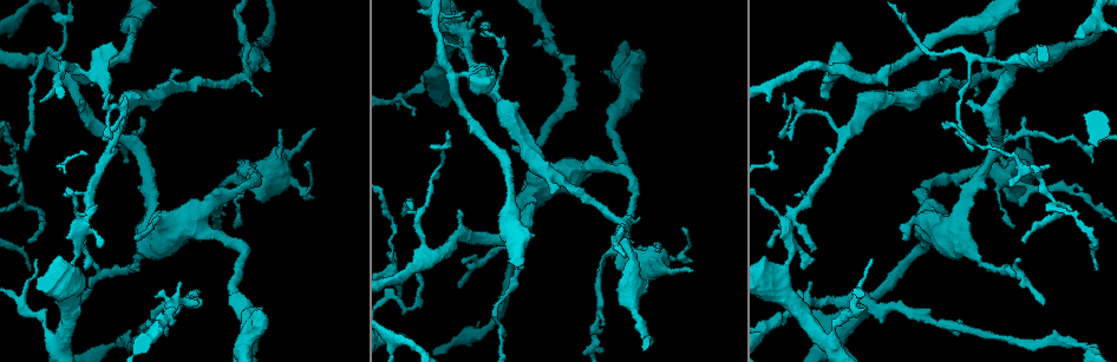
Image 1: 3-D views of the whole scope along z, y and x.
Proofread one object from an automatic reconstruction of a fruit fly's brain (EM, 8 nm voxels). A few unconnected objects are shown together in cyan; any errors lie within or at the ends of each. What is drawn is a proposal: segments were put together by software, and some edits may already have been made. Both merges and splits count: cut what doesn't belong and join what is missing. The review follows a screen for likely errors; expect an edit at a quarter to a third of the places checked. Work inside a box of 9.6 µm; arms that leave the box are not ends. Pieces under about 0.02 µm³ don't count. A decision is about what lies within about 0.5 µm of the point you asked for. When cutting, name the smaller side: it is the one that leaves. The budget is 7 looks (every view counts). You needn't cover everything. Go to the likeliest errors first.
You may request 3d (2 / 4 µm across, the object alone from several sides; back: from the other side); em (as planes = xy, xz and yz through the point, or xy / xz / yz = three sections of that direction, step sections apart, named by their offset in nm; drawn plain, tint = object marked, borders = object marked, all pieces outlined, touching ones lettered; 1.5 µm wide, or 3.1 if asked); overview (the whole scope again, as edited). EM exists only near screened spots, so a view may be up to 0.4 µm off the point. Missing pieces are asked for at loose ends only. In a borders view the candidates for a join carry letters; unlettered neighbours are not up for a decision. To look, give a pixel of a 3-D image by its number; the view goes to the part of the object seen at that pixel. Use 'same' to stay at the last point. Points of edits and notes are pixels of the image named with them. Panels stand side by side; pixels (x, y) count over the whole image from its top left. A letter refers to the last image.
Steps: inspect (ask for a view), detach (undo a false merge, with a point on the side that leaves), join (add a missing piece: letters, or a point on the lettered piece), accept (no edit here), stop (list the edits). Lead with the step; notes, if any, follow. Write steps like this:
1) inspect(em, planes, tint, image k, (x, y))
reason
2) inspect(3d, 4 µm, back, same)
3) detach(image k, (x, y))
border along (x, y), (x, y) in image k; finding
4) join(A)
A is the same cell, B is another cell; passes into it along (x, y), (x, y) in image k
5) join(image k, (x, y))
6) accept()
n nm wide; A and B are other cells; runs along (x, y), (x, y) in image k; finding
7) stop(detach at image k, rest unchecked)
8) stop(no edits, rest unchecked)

inspect(3d, 4 µm, image 1, (485, 27))
branch stops here

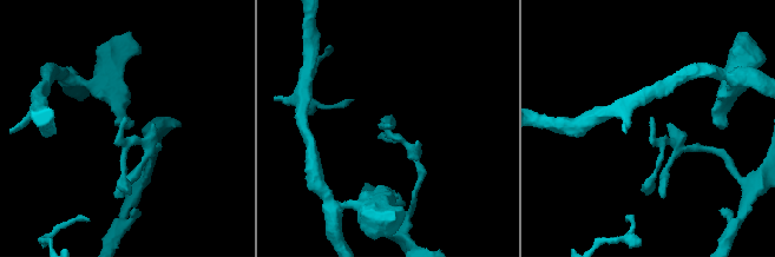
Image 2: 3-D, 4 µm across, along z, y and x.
inspect(em, planes, borders, image 2, (127, 120))
now the EM

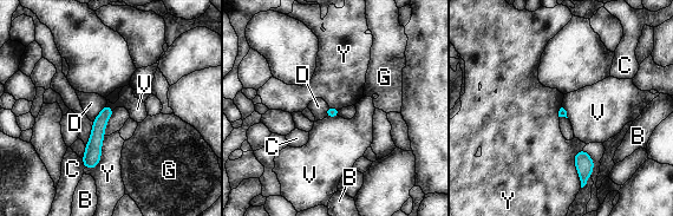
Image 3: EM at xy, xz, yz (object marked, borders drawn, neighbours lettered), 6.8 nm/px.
accept()
B, C, D, G, V and Y are other cells; no lettered piece goes on from it

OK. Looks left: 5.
inspect(em, planes, tint, image 1, (26, 147))
branch stops here

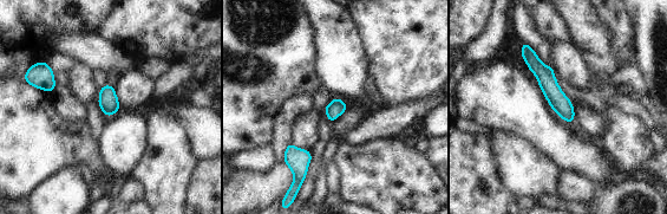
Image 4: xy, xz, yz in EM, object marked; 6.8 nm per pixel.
inspect(em, planes, borders, same)

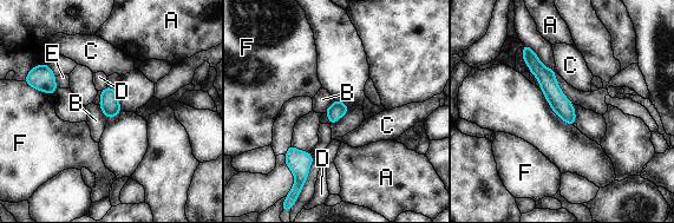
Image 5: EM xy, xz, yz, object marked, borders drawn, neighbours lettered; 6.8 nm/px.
accept()
120 nm wide; A, B, C, D, E and F are other cells; runs along (527, 50), (571, 122) in image 5; no lettered piece goes on from it

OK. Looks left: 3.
inspect(3d, 4 µm, image 1, (968, 99))

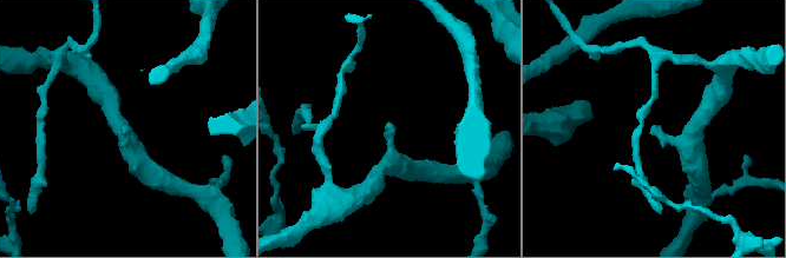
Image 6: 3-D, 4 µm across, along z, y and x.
inspect(em, xy, step 4, tint, image 6, (388, 121))
need the tissue

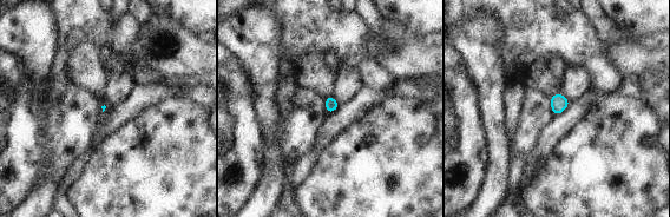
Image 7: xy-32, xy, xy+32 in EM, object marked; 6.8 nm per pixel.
inspect(em, planes, borders, same)
another direction

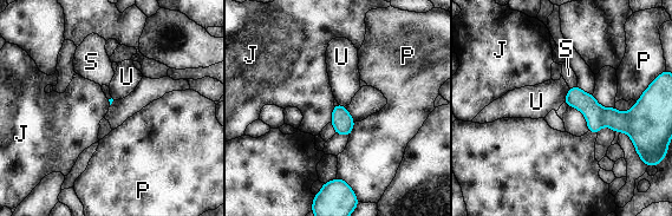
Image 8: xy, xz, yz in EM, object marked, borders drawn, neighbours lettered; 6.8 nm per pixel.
join(S)
S is the same cell, J, P and U are other cells; it goes on there

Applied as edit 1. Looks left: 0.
stop(join at image 8, rest unchecked)

